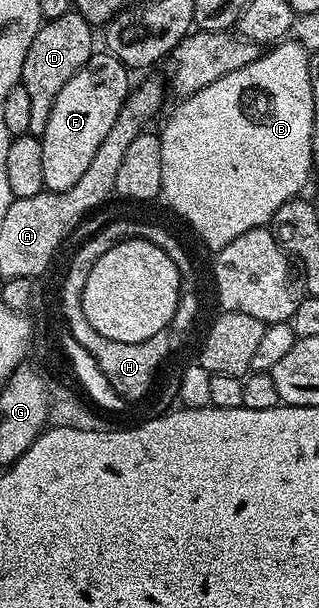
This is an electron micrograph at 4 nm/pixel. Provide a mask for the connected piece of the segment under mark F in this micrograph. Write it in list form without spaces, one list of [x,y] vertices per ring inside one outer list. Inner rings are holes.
[[[95,52],[84,68],[60,88],[60,96],[56,96],[56,104],[52,104],[48,124],[40,136],[44,148],[45,189],[64,192],[84,176],[88,164],[92,164],[92,156],[104,144],[104,136],[116,124],[120,108],[130,96],[130,77],[131,71],[119,58],[109,52]]]

